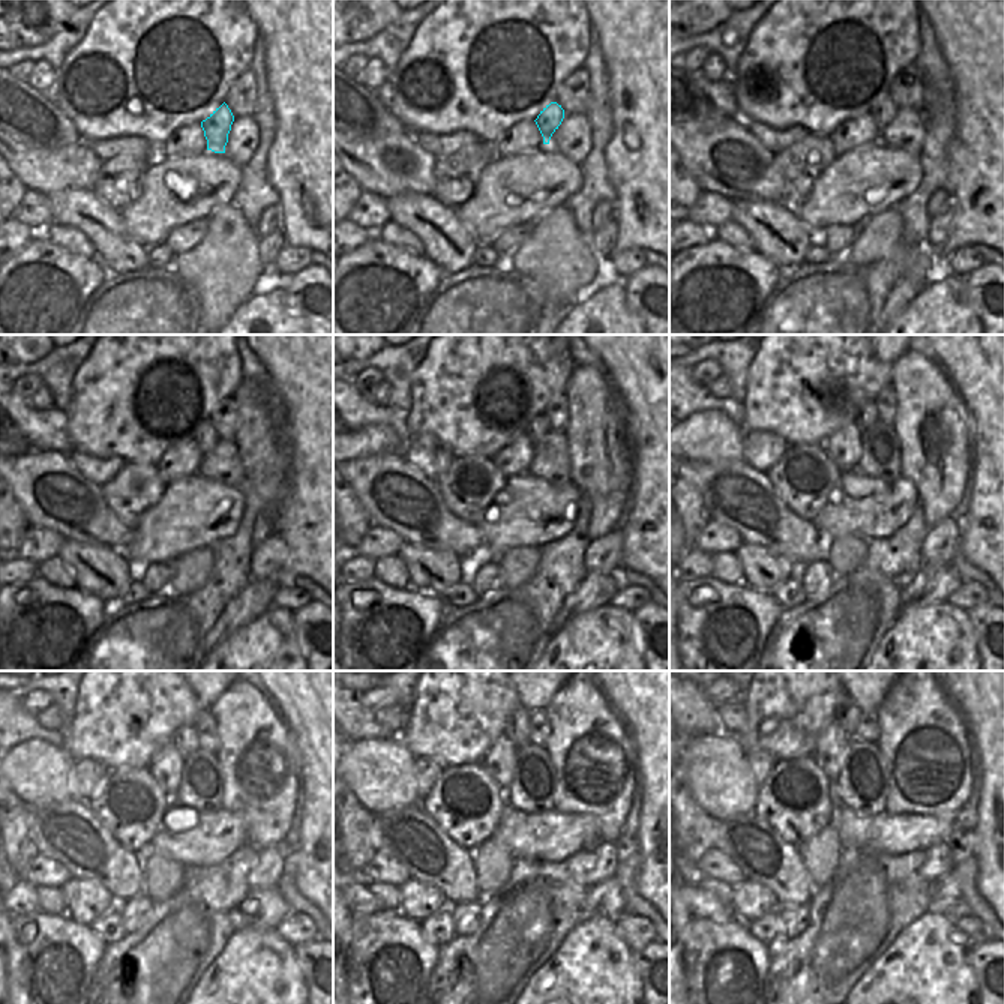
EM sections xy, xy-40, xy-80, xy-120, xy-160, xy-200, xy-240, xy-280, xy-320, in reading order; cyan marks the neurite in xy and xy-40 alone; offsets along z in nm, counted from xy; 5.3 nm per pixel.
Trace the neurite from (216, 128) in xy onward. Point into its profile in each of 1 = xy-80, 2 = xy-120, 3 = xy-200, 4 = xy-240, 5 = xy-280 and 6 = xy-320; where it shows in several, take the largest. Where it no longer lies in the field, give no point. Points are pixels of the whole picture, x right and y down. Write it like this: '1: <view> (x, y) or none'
1: xy-80 (884, 110)
2: xy-120 (207, 437)
3: xy-200 (868, 416)
4: xy-240 (185, 739)
5: xy-280 (517, 730)
6: xy-320 (847, 715)

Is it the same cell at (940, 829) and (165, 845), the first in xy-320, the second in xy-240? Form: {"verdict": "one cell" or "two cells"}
{"verdict": "one cell"}

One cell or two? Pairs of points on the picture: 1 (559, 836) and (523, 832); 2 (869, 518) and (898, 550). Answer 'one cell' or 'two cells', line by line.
1: one cell
2: two cells

